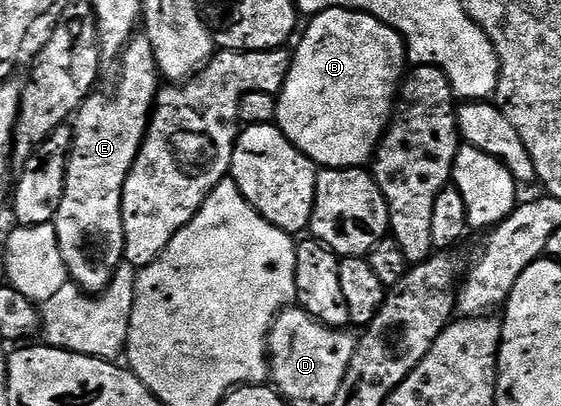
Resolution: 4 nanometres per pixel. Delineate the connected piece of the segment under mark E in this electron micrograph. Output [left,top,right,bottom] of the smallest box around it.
[53,35,161,295]

